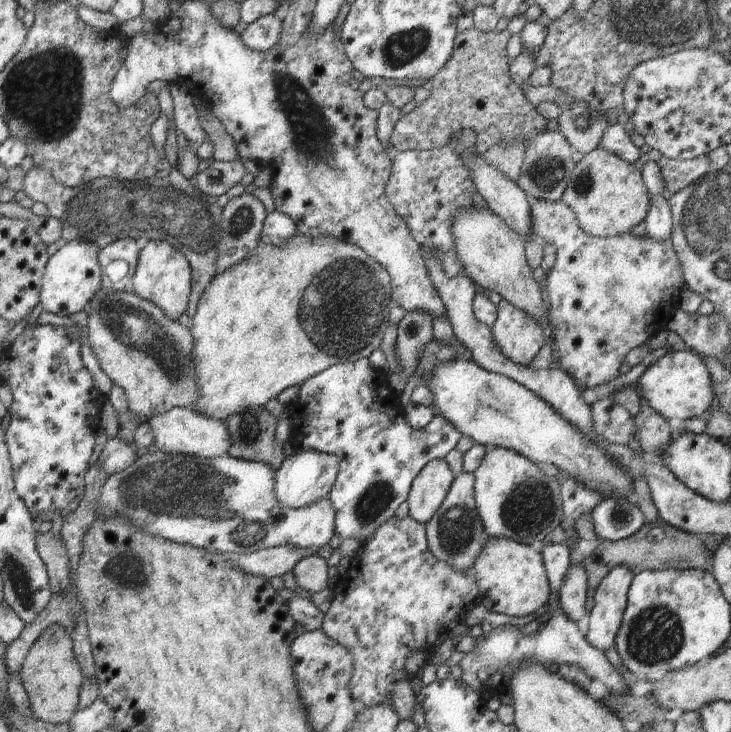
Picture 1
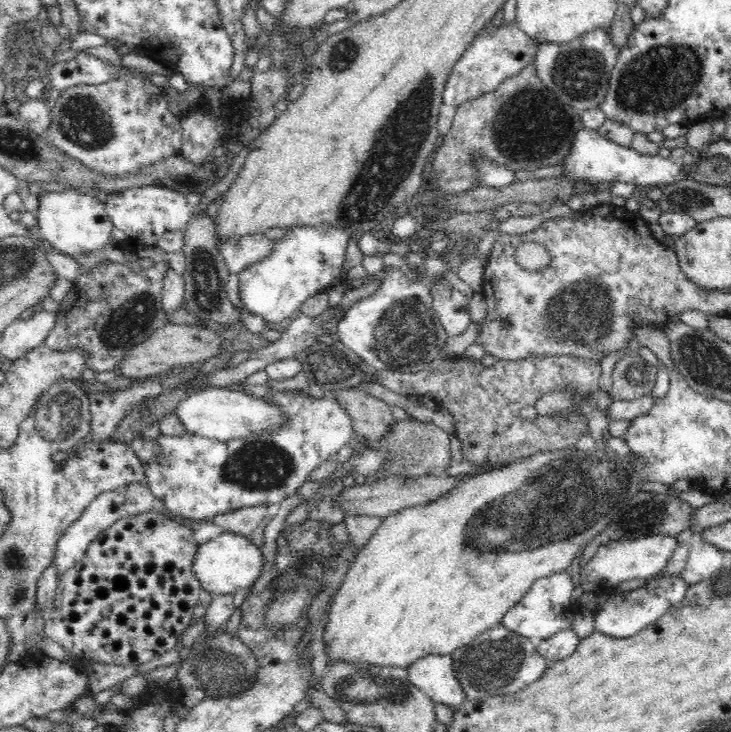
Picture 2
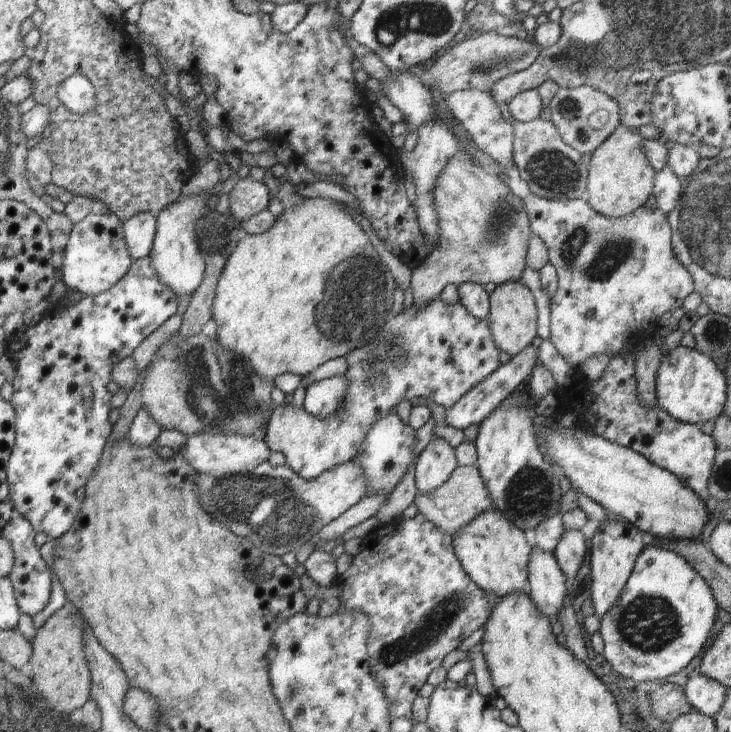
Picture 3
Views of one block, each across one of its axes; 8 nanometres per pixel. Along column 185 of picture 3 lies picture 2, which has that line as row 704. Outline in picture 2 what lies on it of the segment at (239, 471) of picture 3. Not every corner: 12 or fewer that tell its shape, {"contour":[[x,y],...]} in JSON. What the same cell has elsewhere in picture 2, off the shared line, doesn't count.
{"contour":[[426,655],[407,668],[409,682],[456,710],[466,693],[452,655]]}

